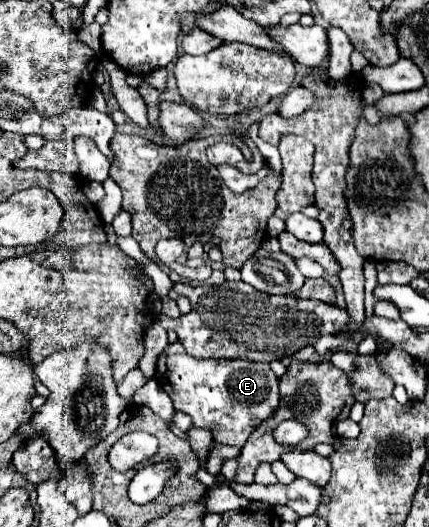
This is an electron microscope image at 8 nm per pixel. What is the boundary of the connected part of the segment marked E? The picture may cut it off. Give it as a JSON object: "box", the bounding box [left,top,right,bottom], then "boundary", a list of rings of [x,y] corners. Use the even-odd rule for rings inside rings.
{"box":[155,341,279,447],"boundary":[[[181,341],[169,343],[159,359],[155,381],[173,399],[175,411],[193,419],[193,427],[207,429],[213,441],[243,447],[247,437],[269,419],[279,405],[279,377],[269,363],[253,363],[241,359],[197,359],[189,355]]]}

